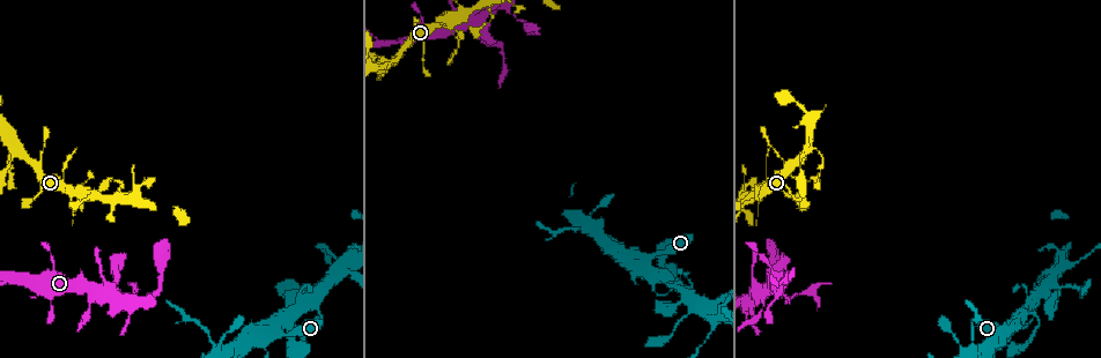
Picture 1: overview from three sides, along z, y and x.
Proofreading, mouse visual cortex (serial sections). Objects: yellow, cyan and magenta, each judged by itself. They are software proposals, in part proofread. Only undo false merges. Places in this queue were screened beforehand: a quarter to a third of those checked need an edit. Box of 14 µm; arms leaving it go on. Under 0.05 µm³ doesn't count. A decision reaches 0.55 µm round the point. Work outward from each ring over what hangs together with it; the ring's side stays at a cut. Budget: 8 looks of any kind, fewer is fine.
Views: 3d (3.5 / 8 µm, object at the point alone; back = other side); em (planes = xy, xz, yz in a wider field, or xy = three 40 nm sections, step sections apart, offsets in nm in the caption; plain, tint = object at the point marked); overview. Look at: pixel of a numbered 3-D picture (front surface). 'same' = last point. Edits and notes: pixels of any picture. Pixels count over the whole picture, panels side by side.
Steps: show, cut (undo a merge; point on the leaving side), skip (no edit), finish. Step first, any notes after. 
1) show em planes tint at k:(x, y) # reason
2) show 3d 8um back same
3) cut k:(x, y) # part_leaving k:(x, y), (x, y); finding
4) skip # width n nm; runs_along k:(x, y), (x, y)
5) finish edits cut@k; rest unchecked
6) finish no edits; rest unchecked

show 3d 3.5um at 1:(20, 150)

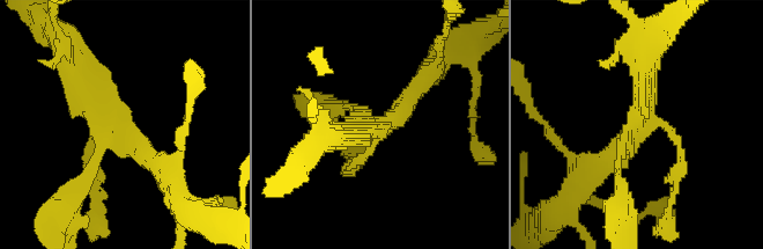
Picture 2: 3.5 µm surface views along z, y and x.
show em xy step 5 tint at 2:(385, 125)

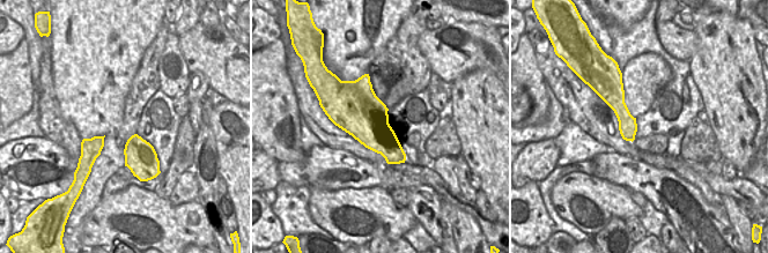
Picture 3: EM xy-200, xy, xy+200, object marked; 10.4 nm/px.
show em xy step 3 tint same

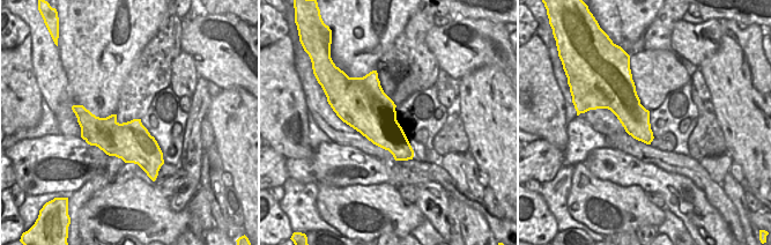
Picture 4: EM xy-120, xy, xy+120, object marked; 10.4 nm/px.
skip # runs_along 2:(167, 175), (113, 122), (82, 68); one cell here

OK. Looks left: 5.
show 3d 3.5um at 1:(78, 188)

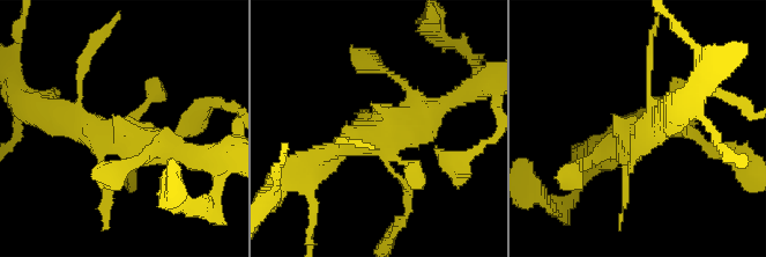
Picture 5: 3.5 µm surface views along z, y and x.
show em planes tint at 5:(124, 132)

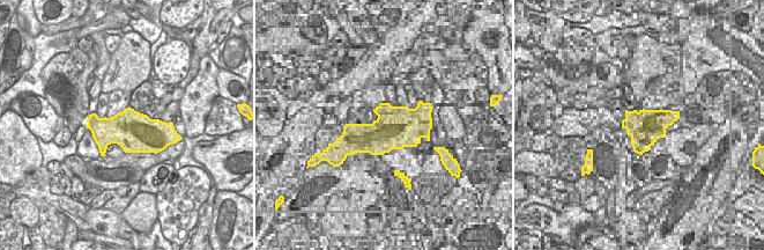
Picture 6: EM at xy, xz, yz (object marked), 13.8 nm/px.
show em xy step 2 tint same

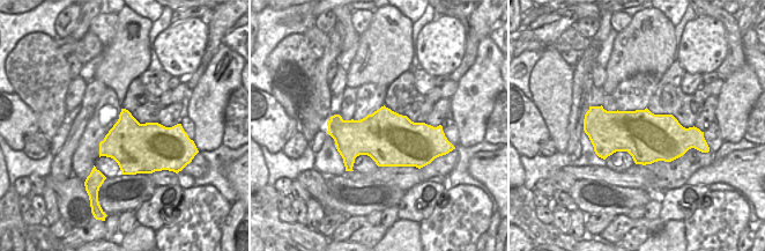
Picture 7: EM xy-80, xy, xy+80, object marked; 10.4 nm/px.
skip # runs_along 5:(315, 161), (447, 102); all the same cell

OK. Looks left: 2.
show 3d 3.5um at 1:(478, 39) # thick turns thin

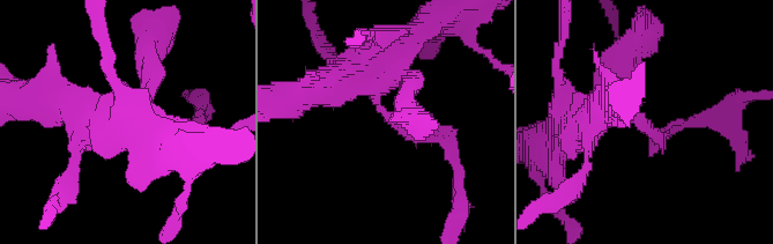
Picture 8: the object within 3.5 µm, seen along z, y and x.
show em xy step 3 tint at 8:(646, 124) # arm_widths 150, 400 nm; need the tissue

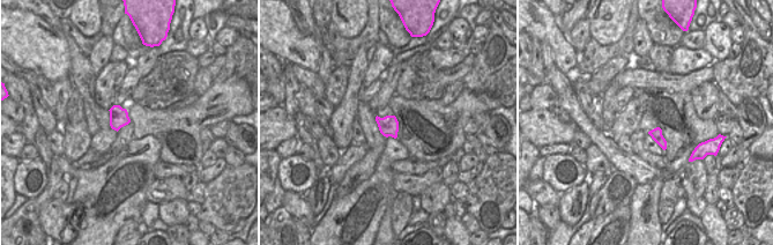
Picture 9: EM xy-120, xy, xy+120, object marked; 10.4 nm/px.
skip # width 220 nm; runs_along 8:(346, 74), (413, 139), (455, 148); one cell here

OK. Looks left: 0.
finish no edits; rest unchecked

